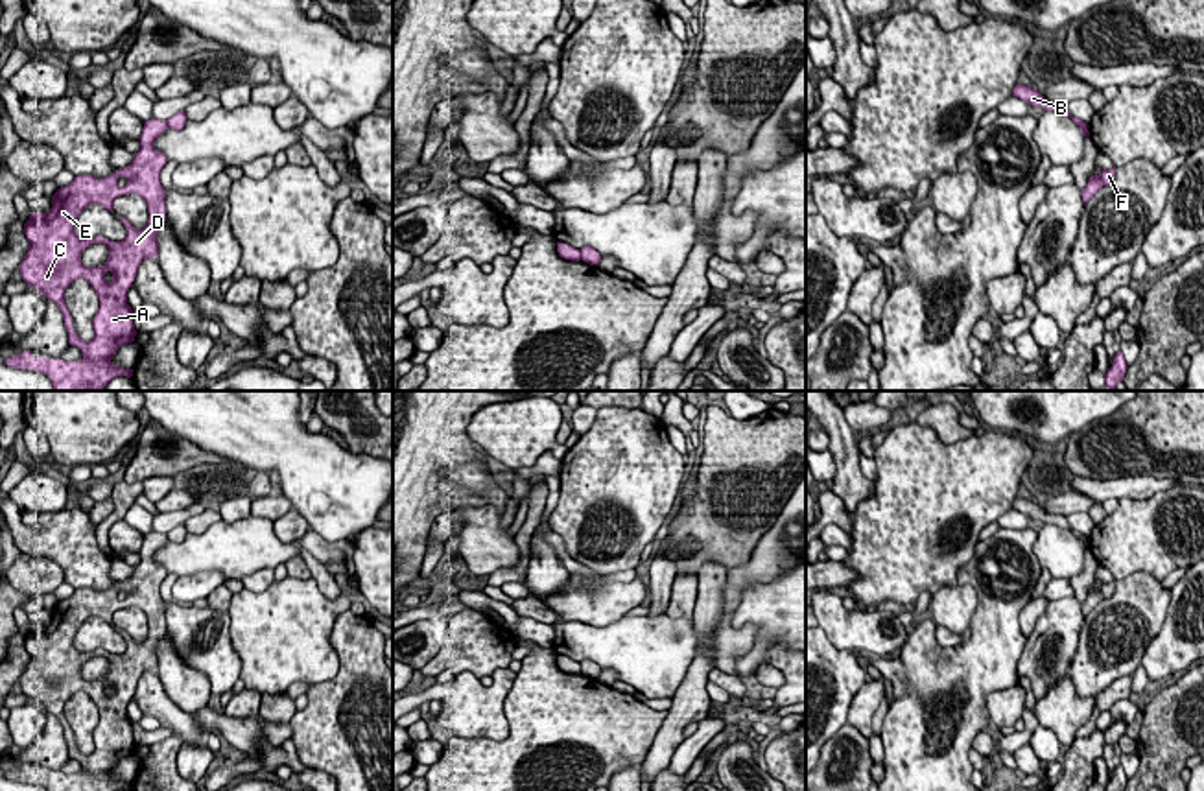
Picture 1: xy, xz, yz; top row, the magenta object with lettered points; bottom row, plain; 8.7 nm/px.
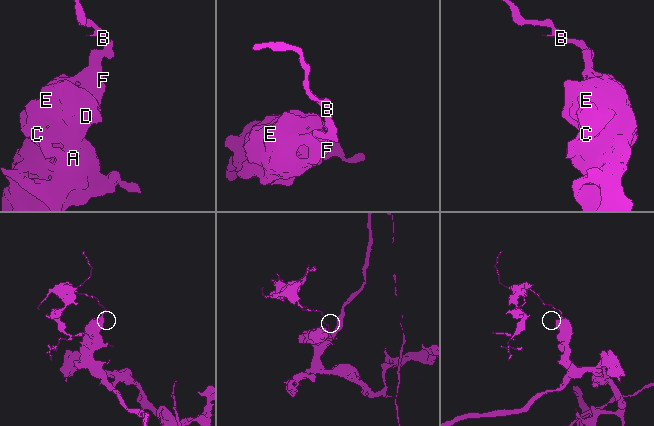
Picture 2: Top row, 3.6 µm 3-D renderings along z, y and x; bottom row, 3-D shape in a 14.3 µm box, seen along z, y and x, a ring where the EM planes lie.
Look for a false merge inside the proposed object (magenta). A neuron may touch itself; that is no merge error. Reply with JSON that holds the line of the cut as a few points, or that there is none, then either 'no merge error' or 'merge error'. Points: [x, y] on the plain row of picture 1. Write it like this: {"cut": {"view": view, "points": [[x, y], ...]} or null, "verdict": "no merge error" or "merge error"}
{"cut": {"view": "xz", "points": [[579, 662], [581, 672]]}, "verdict": "merge error"}

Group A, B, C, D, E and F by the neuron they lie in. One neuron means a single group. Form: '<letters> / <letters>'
A C D E F / B

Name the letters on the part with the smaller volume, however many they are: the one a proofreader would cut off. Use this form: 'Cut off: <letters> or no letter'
Cut off: B

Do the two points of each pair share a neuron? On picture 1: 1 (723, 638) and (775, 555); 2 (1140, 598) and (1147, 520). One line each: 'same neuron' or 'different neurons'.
1: same neuron
2: different neurons

